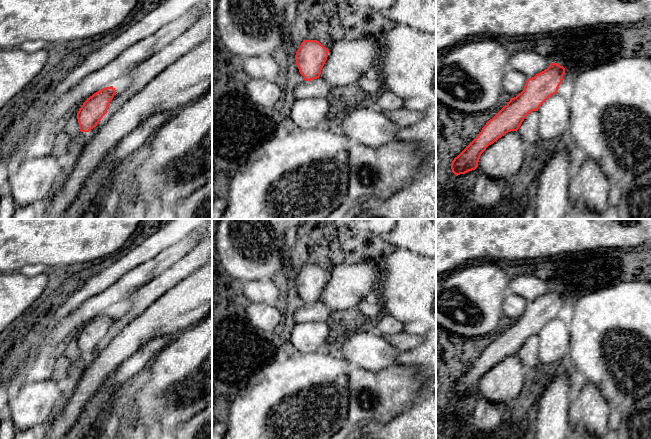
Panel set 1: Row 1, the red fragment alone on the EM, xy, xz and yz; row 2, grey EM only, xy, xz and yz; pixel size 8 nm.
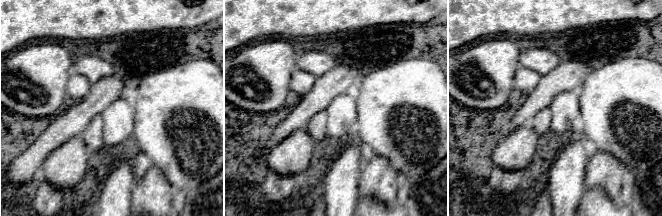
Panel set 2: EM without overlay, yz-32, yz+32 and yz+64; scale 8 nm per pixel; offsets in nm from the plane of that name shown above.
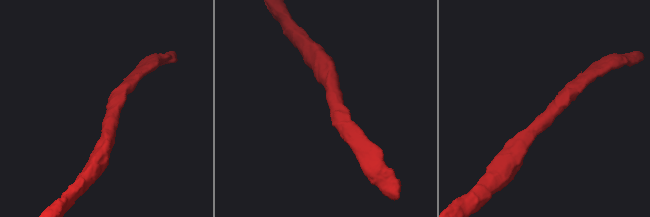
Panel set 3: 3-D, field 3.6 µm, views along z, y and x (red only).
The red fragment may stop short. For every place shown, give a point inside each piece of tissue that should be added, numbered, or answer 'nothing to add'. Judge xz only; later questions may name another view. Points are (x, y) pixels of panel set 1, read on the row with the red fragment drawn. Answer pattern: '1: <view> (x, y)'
nothing to add

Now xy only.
nothing to add

